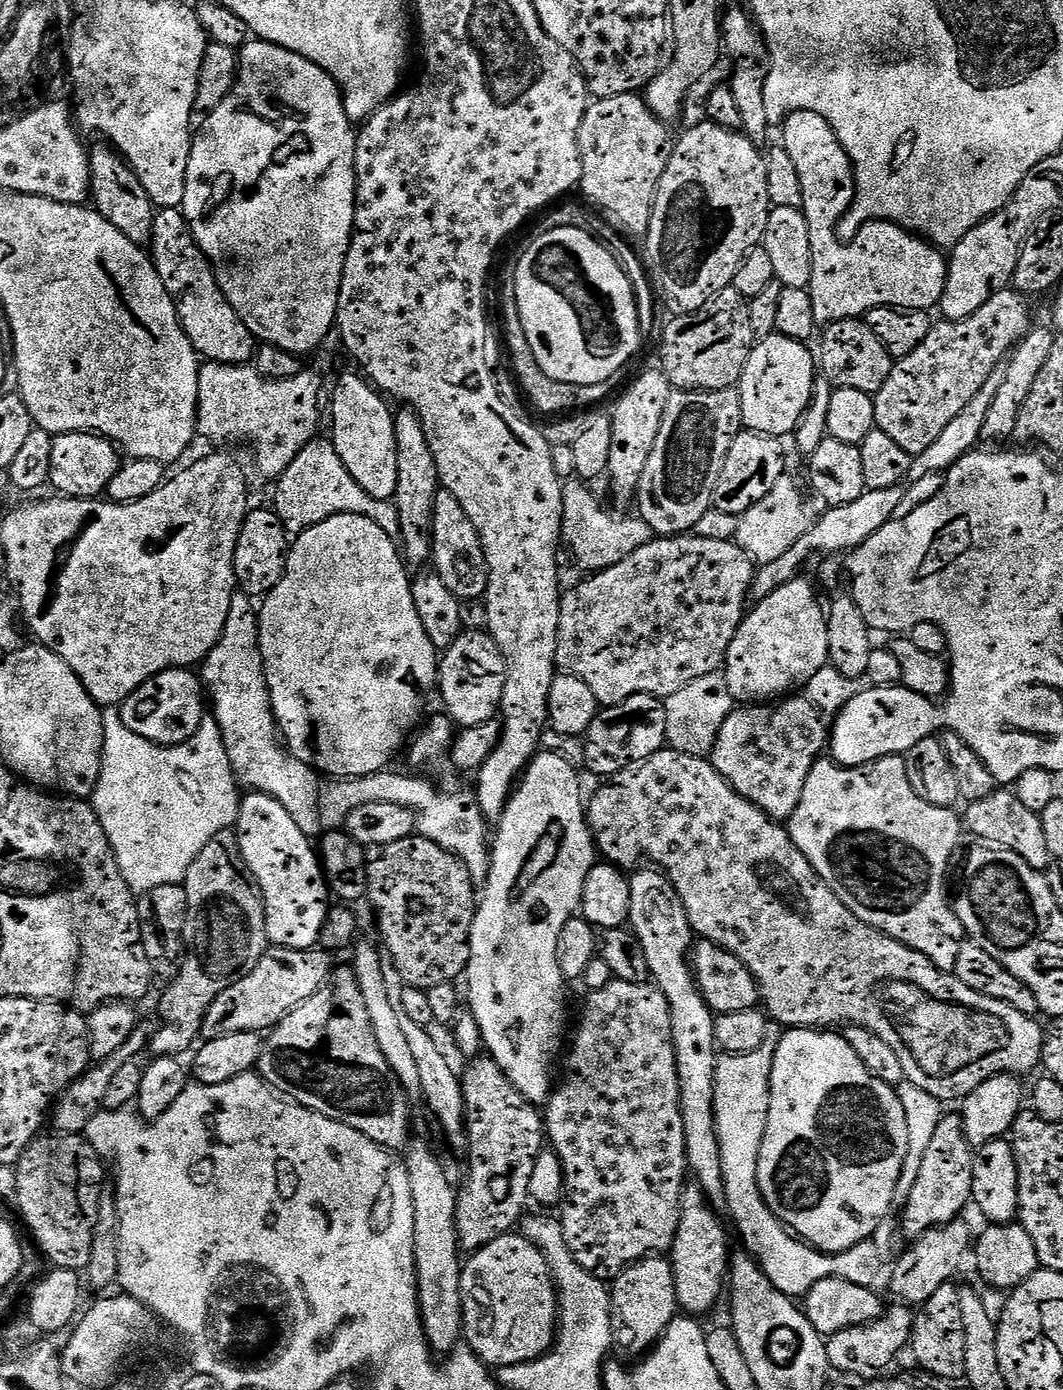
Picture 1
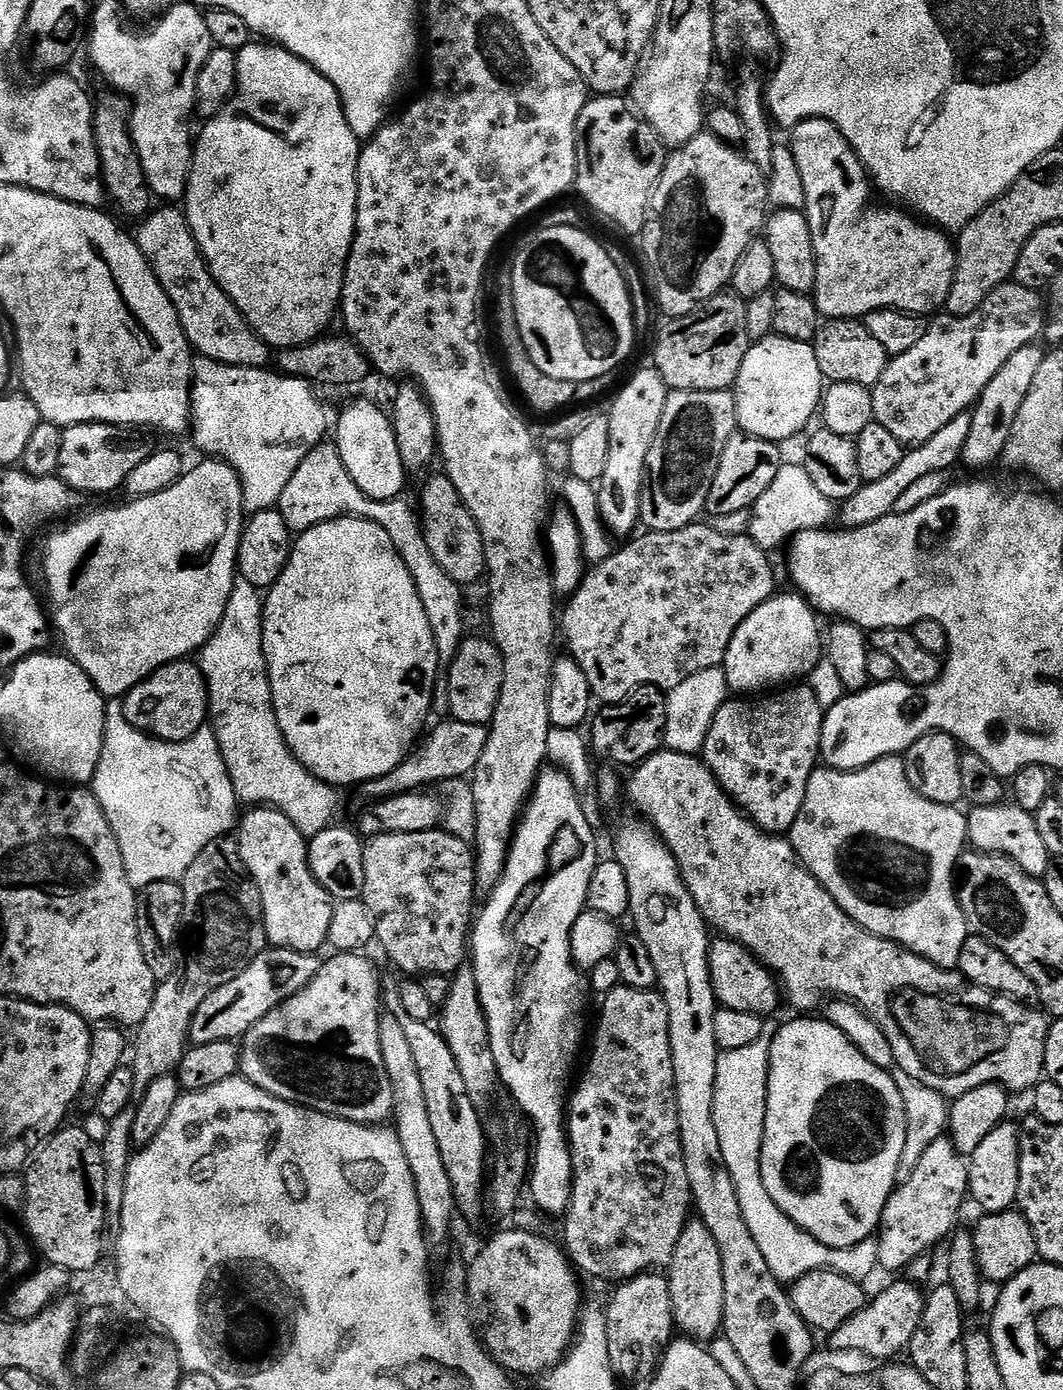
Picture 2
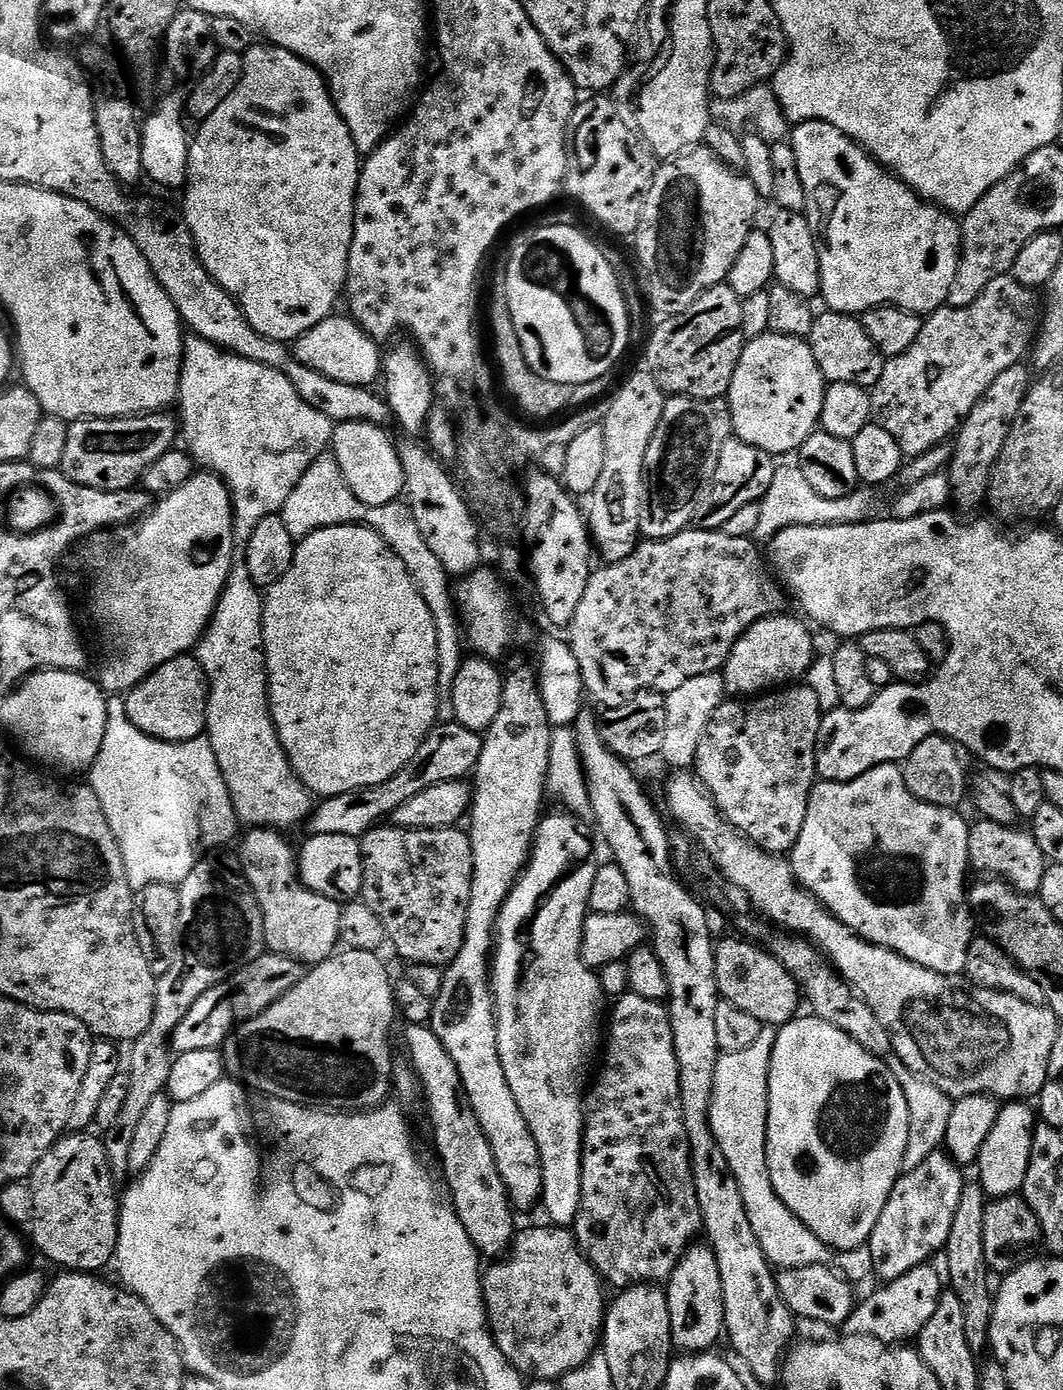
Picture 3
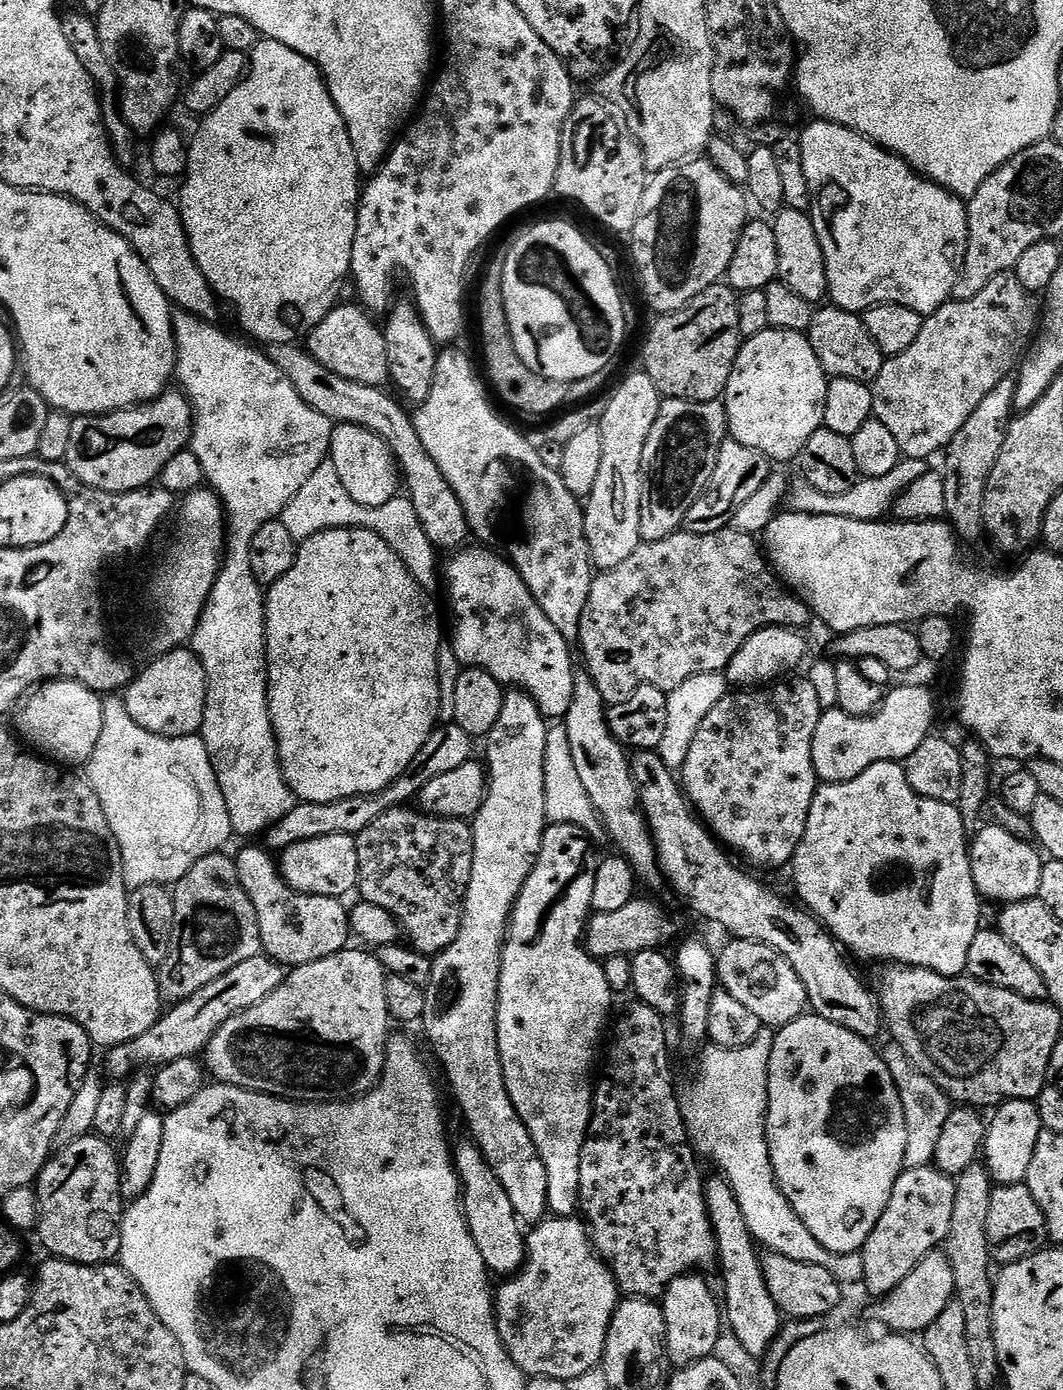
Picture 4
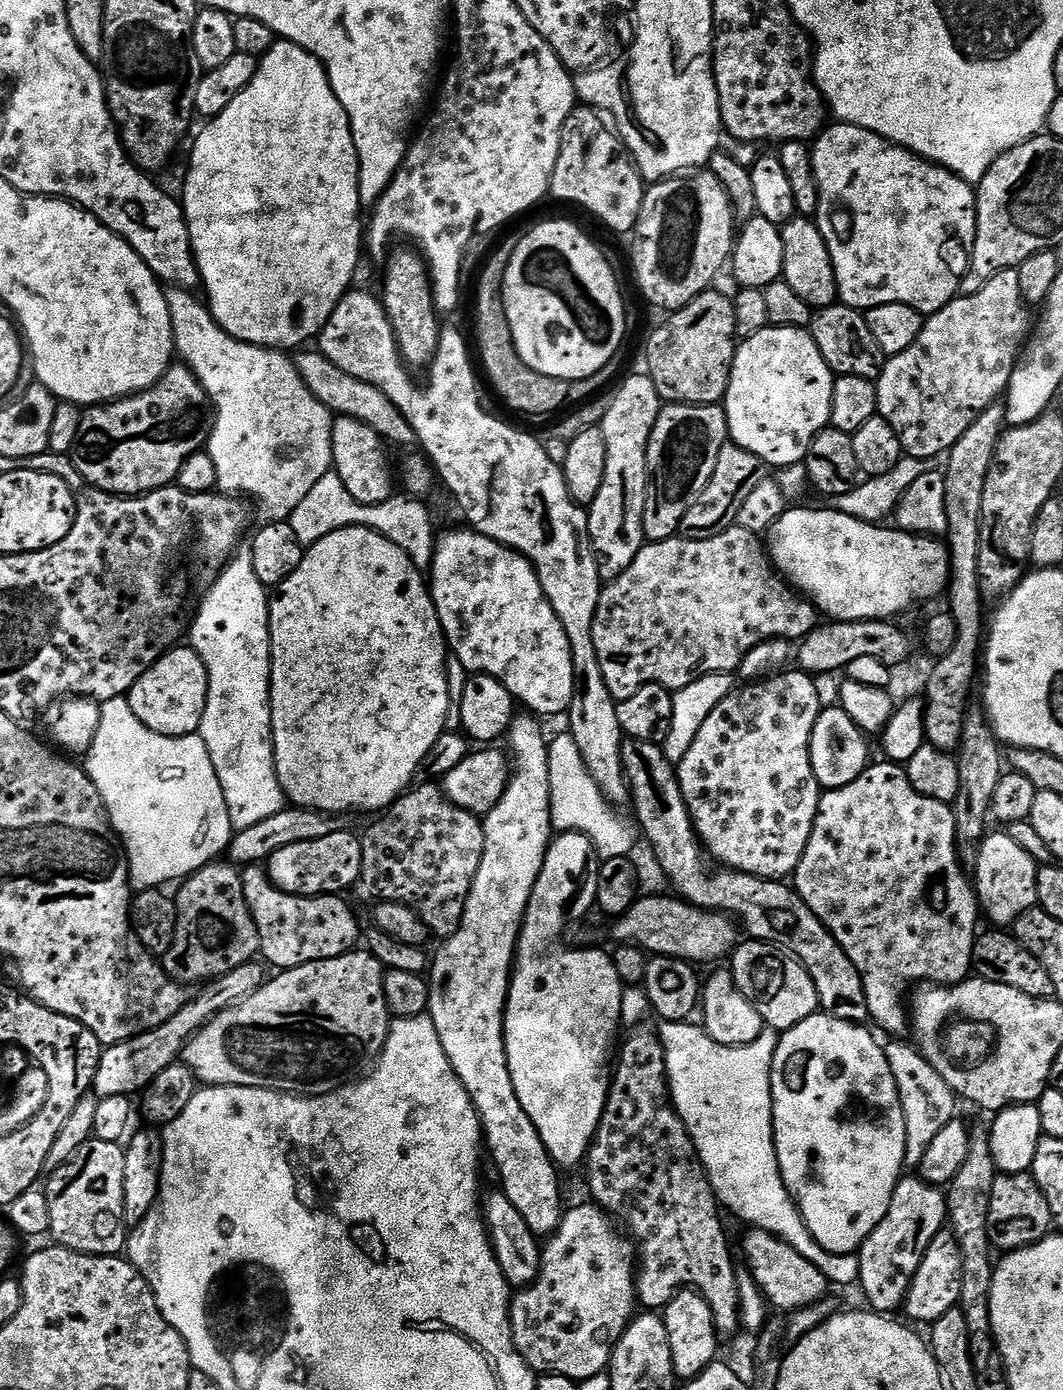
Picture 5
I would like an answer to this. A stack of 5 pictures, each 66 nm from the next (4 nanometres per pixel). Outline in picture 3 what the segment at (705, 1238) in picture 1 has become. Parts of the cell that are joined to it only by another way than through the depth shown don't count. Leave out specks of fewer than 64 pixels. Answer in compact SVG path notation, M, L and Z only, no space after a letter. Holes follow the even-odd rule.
M693 1246L678 1261L666 1281L670 1306L670 1330L673 1345L684 1354L704 1354L725 1335L722 1278L718 1274L718 1258L707 1246Z

